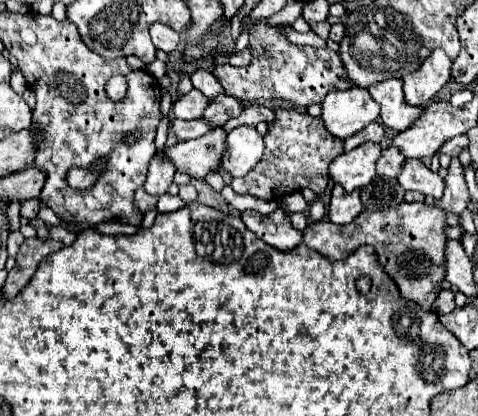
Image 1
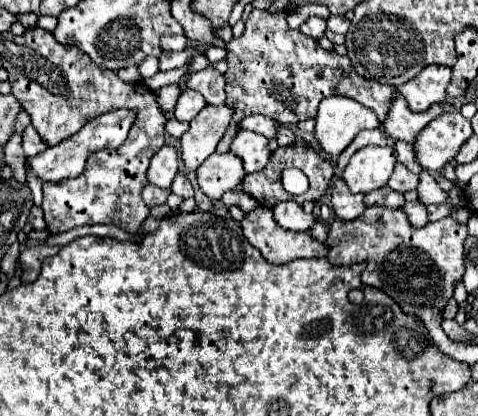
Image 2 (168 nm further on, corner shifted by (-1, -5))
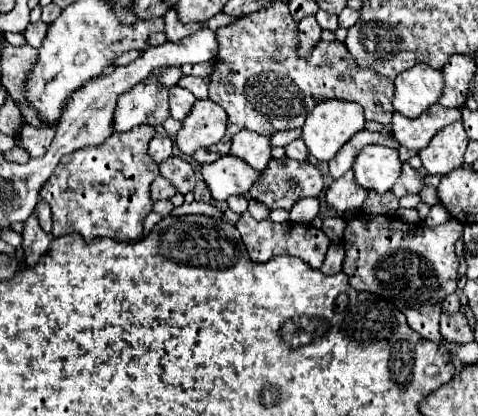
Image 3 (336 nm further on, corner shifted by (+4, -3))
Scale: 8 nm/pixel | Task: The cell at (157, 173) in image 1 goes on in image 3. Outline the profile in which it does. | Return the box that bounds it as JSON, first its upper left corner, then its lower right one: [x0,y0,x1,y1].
[148,133,174,165]

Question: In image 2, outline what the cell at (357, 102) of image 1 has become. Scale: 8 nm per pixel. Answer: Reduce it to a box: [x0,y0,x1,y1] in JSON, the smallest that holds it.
[313,95,381,157]

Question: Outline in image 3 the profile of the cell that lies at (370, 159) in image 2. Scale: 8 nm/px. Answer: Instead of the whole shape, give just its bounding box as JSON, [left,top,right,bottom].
[352,145,402,193]

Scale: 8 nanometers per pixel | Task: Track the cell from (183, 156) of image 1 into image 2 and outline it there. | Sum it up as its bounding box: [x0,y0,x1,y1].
[197,153,243,199]

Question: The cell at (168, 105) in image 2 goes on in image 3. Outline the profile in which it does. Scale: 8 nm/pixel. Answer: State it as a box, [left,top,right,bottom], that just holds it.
[112,67,182,131]

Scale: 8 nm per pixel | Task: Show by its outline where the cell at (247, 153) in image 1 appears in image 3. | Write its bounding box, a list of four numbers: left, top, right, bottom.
[230,131,270,171]

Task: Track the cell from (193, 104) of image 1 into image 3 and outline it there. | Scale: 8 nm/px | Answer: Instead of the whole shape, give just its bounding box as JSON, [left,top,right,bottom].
[170,85,196,121]

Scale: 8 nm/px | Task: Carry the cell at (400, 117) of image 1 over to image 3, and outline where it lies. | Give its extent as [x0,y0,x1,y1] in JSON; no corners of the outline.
[392,103,462,151]

